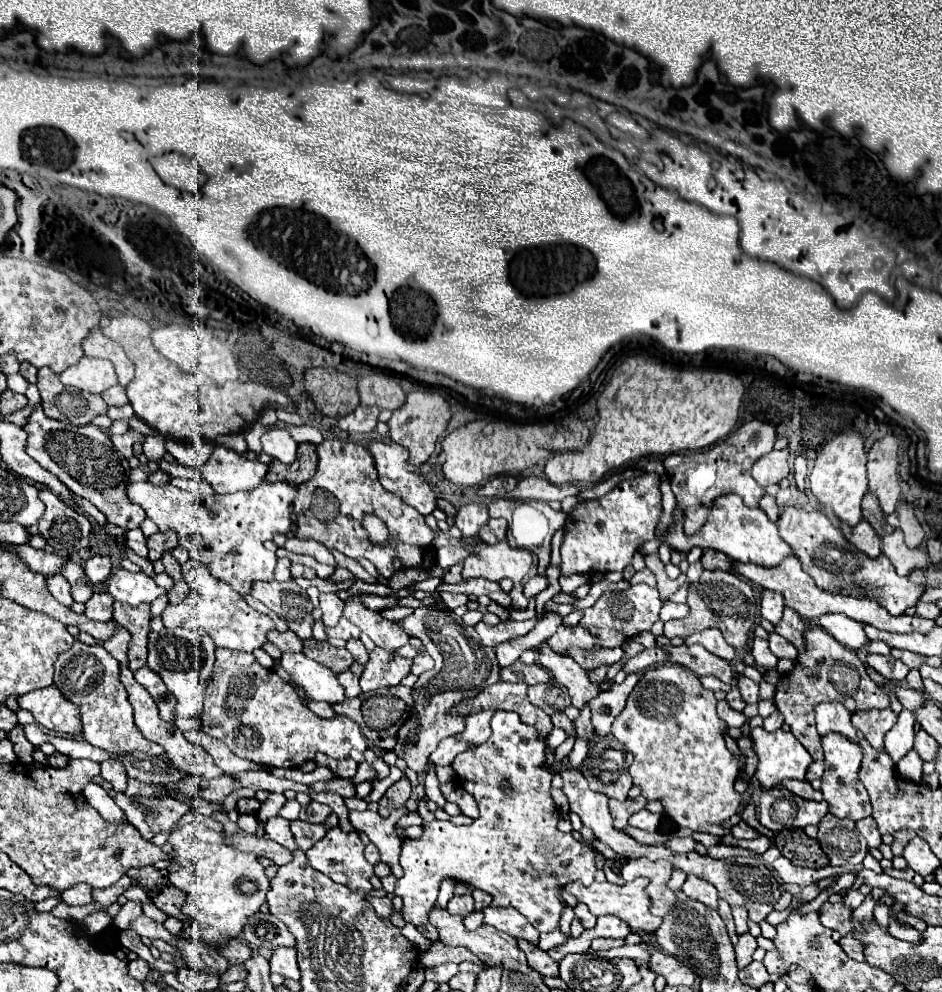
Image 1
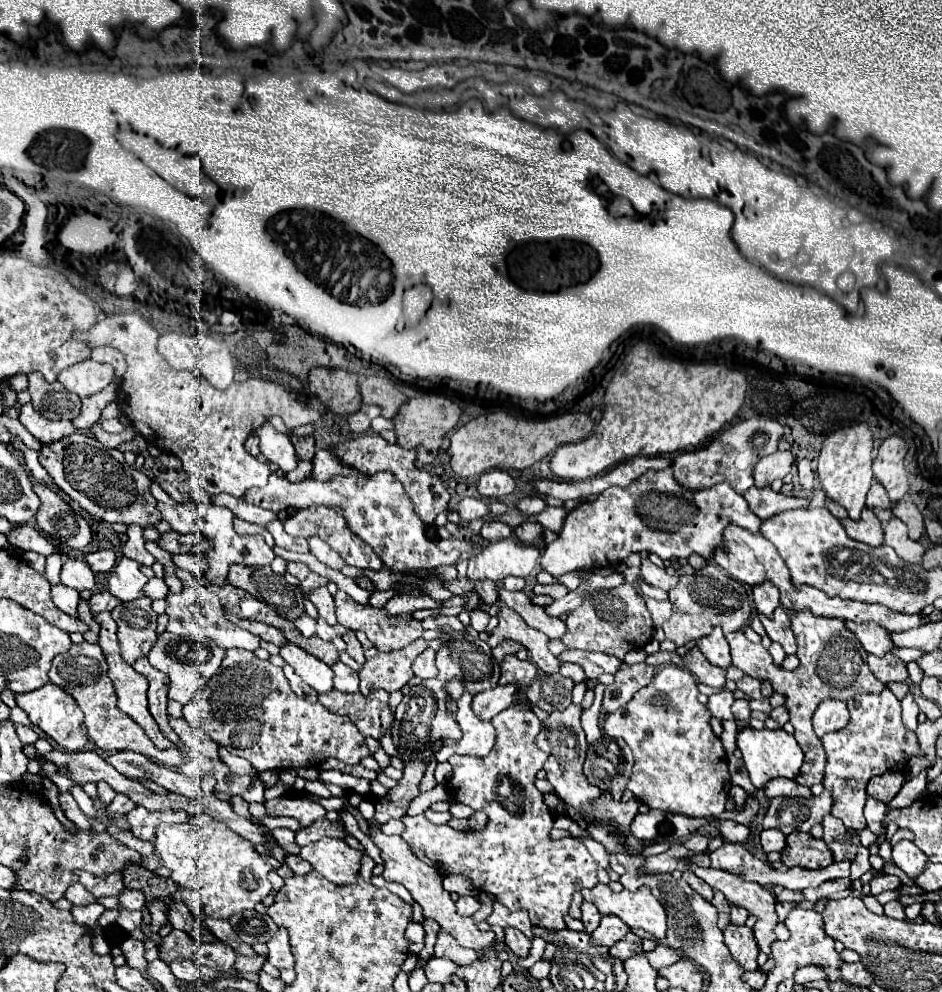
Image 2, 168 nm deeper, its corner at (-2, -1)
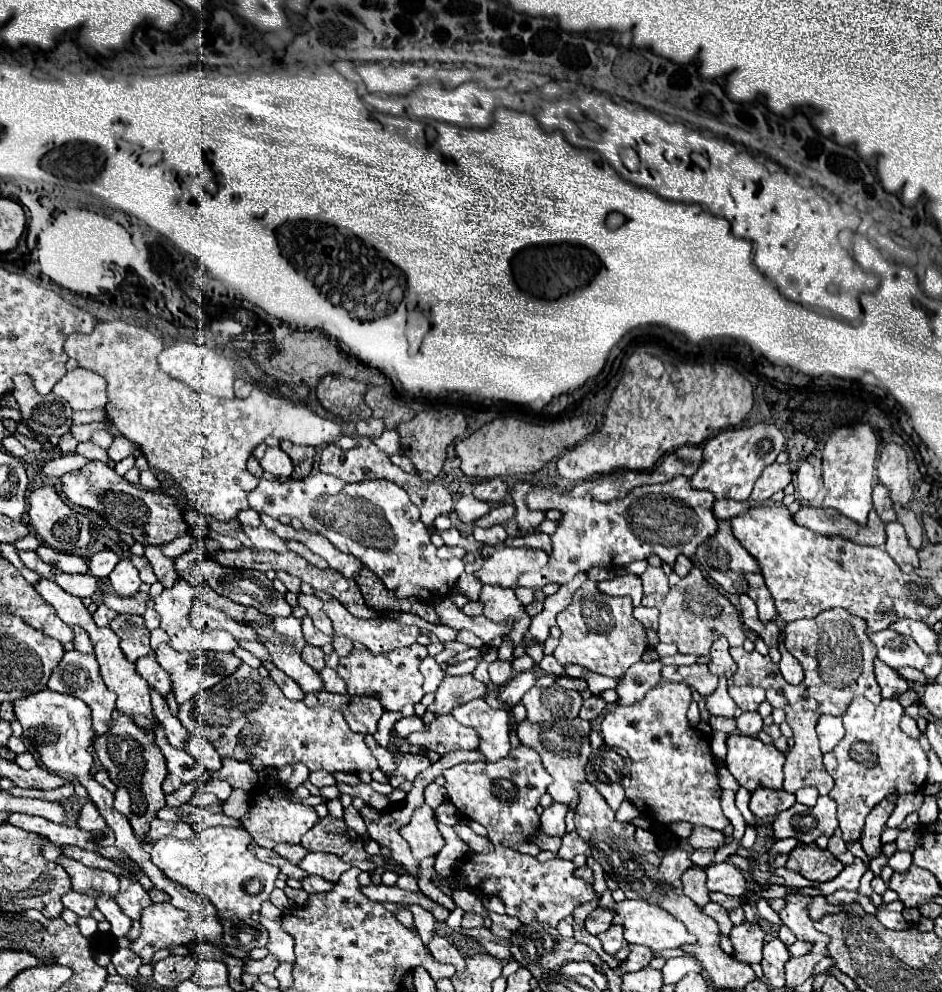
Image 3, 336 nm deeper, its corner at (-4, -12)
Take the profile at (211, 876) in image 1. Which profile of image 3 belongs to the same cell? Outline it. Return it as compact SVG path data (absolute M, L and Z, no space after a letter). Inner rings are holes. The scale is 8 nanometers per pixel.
M192 824L192 828L196 833L194 839L182 841L174 837L162 837L160 841L152 843L152 863L156 863L170 881L176 881L186 889L208 897L216 907L220 919L248 919L252 913L260 911L262 901L270 899L270 891L274 889L274 881L280 871L258 861L250 853L250 833L246 829L234 827L204 828ZM254 881L260 885L258 893L248 891L248 885L252 885Z

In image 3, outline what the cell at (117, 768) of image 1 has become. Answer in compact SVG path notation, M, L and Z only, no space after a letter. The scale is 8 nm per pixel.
M88 801L82 809L80 809L80 819L78 819L78 827L86 829L86 831L96 831L96 829L104 829L104 817L100 817L100 813L96 813L96 805L92 805L92 801Z

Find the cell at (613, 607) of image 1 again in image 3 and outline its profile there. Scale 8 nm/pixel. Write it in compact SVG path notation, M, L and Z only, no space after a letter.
M586 581L574 593L574 601L556 617L558 627L562 629L560 645L554 651L558 663L576 663L612 679L622 677L626 669L638 663L642 653L648 649L646 627L632 617L632 609L634 605L630 597L602 595L594 581Z

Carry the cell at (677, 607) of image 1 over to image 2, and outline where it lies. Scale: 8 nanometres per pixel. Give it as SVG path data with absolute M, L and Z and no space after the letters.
M640 594L640 596L642 596L642 598L644 598L644 602L646 602L646 608L648 608L650 616L652 616L654 626L662 626L662 624L664 624L664 622L670 618L670 614L672 614L670 600L662 600L662 602L658 602L658 600L646 598L644 594Z

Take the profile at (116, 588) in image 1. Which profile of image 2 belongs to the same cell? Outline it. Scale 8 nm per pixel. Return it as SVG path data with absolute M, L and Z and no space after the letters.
M122 556L108 574L108 590L116 598L128 602L142 596L142 586L148 578L140 572L140 564L128 556Z

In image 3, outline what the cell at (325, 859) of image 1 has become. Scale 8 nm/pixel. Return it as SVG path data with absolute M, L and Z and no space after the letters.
M308 853L298 867L302 867L306 873L314 873L324 877L330 883L336 883L340 879L340 875L350 867L348 863L340 861L336 855L330 853Z

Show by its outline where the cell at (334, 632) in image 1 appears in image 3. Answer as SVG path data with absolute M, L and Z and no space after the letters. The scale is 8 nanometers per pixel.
M304 617L304 619L302 619L302 631L304 631L304 639L306 639L310 645L314 645L314 647L324 647L324 645L332 643L332 637L328 637L328 635L324 635L320 629L316 629L310 617Z

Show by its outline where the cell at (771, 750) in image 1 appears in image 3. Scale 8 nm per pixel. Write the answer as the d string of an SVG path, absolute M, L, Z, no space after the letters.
M732 733L726 741L728 771L750 793L758 787L782 789L786 755L774 745L764 745L756 737Z

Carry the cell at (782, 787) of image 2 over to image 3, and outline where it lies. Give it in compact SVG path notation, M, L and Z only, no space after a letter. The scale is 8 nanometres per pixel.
M760 787L752 793L752 799L750 799L750 809L756 817L770 817L770 815L776 815L788 807L792 807L796 803L796 797L792 793L786 793L784 789L766 789L766 787Z

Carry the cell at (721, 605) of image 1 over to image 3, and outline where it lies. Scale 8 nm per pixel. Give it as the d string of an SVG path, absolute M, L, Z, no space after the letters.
M694 567L688 577L680 579L678 585L670 587L666 597L644 595L642 605L660 609L660 627L656 631L658 639L662 643L674 643L678 653L684 655L708 655L716 635L726 637L730 647L740 647L746 639L738 609L722 593L718 593L718 589L714 589L714 585L702 575L698 567Z

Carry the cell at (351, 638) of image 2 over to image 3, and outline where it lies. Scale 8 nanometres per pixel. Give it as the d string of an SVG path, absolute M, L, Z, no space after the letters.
M334 635L334 651L340 655L340 657L346 657L350 651L352 651L352 641L346 639L346 637L340 637L340 635Z

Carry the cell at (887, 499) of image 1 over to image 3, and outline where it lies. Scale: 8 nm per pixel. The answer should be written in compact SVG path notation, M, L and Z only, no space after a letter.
M888 443L878 459L878 479L890 491L890 499L900 505L908 505L912 499L912 485L908 479L908 459L906 451L896 445Z

